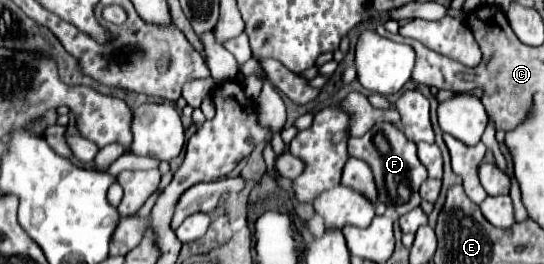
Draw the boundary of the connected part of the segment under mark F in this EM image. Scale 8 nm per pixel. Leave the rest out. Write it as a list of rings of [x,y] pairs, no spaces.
[[[378,123],[368,131],[364,137],[350,137],[348,151],[352,157],[362,159],[370,165],[374,173],[374,183],[378,189],[378,199],[386,205],[398,211],[398,215],[404,215],[420,205],[418,189],[428,179],[428,173],[420,159],[416,157],[416,145],[410,143],[402,131],[398,131],[392,123]]]

